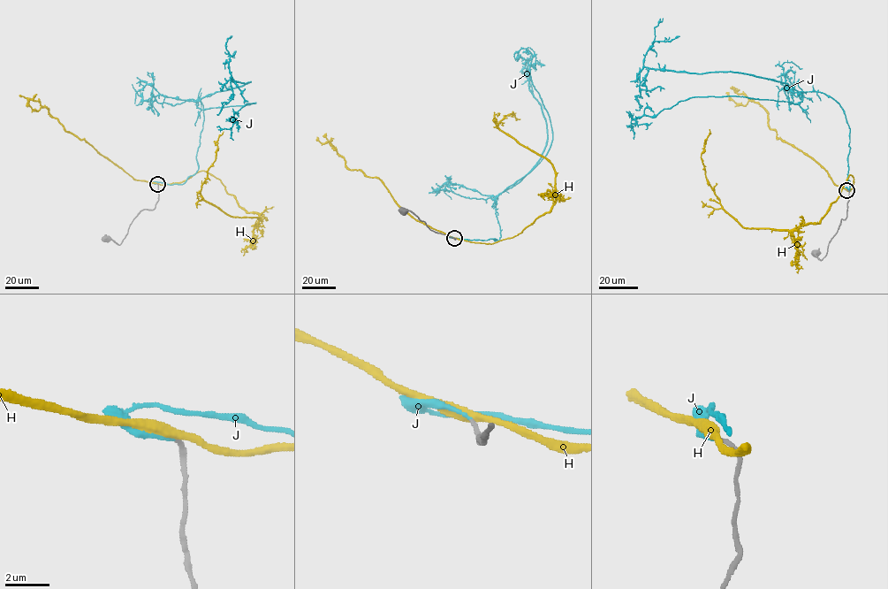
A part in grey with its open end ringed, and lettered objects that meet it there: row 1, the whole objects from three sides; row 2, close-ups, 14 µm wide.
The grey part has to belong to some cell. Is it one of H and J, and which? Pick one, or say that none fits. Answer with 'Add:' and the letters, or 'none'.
Add: J

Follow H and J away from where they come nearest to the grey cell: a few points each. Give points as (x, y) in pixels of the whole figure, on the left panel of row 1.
H: (157, 184), (181, 182), (208, 172), (258, 218), (230, 216), (201, 195), (223, 132)
J: (157, 184), (183, 184), (198, 169), (203, 113), (199, 99), (250, 81), (231, 78), (231, 99), (217, 114)

